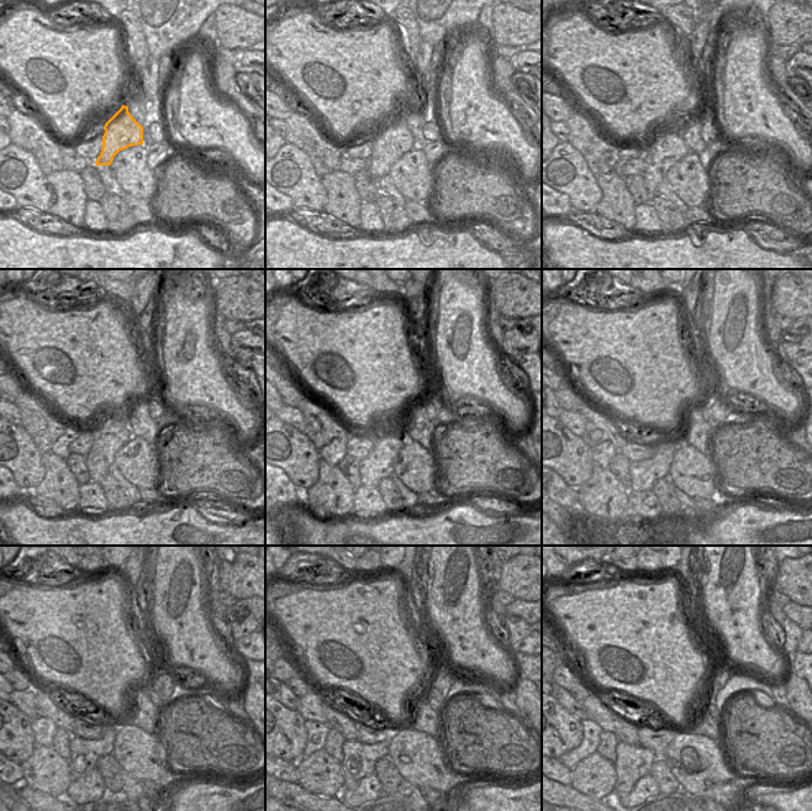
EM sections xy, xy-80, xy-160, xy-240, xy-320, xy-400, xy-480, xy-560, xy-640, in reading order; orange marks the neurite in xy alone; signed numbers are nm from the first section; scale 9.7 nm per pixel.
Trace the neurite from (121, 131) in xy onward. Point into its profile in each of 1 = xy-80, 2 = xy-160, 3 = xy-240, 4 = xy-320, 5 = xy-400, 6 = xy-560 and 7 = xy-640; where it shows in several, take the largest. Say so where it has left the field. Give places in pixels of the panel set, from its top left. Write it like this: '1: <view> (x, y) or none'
1: xy-80 (395, 140)
2: xy-160 (668, 147)
3: xy-240 (114, 432)
4: xy-320 (388, 441)
5: xy-400 (643, 474)
6: xy-560 (359, 759)
7: xy-640 (633, 762)

